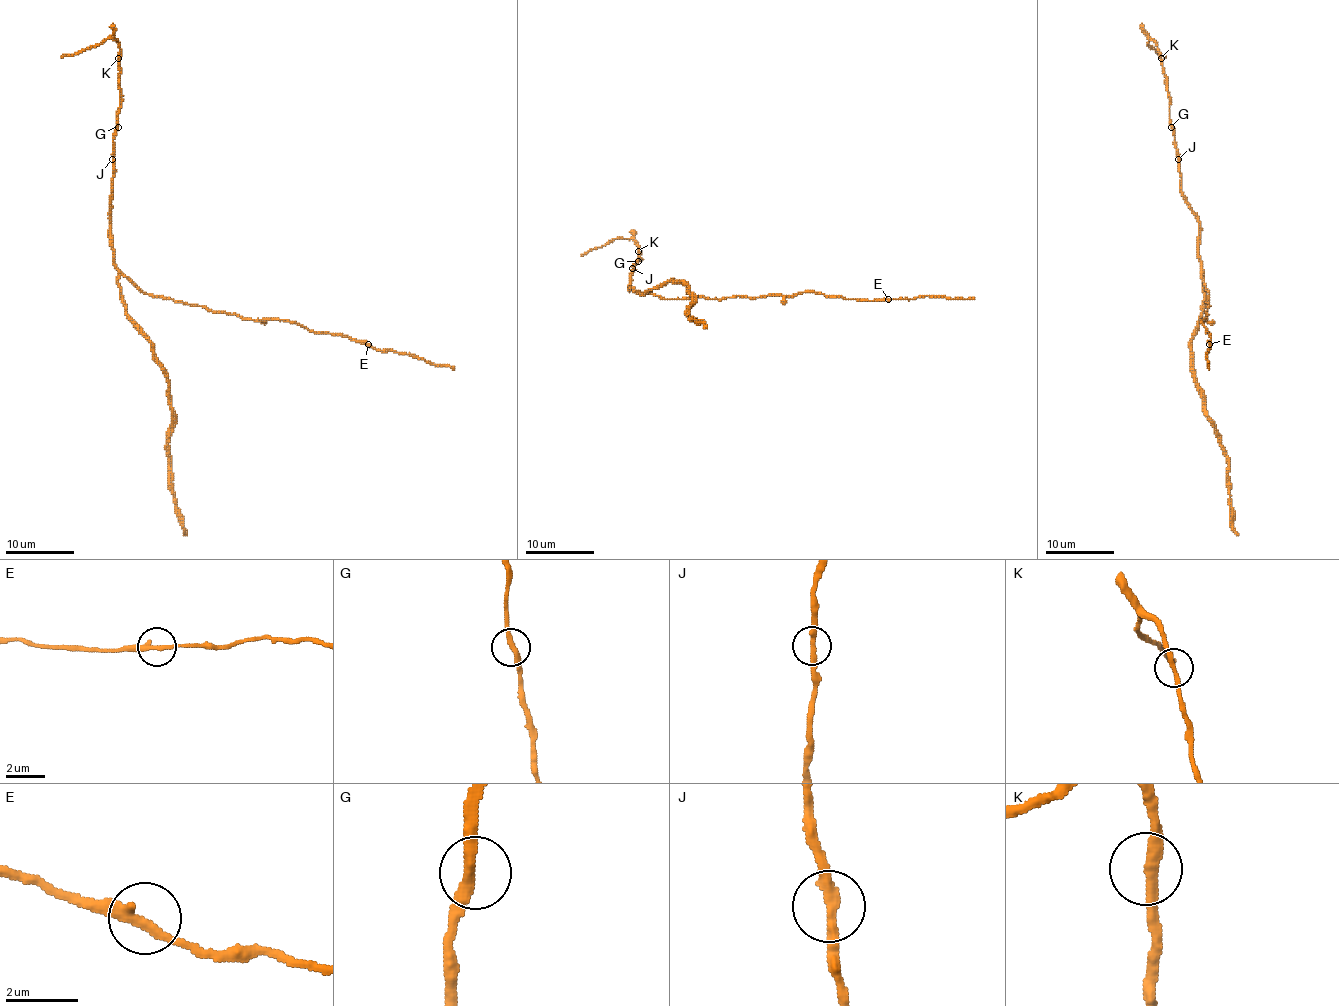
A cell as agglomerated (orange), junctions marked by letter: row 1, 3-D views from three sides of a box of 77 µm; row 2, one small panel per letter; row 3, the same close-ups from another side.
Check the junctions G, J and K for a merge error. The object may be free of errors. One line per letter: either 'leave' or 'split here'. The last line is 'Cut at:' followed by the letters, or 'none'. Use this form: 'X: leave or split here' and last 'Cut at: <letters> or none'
G: leave
J: leave
K: leave
Cut at: none

